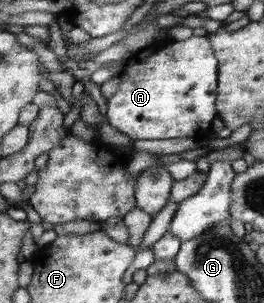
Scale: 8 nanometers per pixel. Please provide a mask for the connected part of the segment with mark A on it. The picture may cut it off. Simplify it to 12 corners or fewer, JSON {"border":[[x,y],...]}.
{"border":[[209,36],[129,57],[107,100],[132,140],[188,138],[219,116]]}

